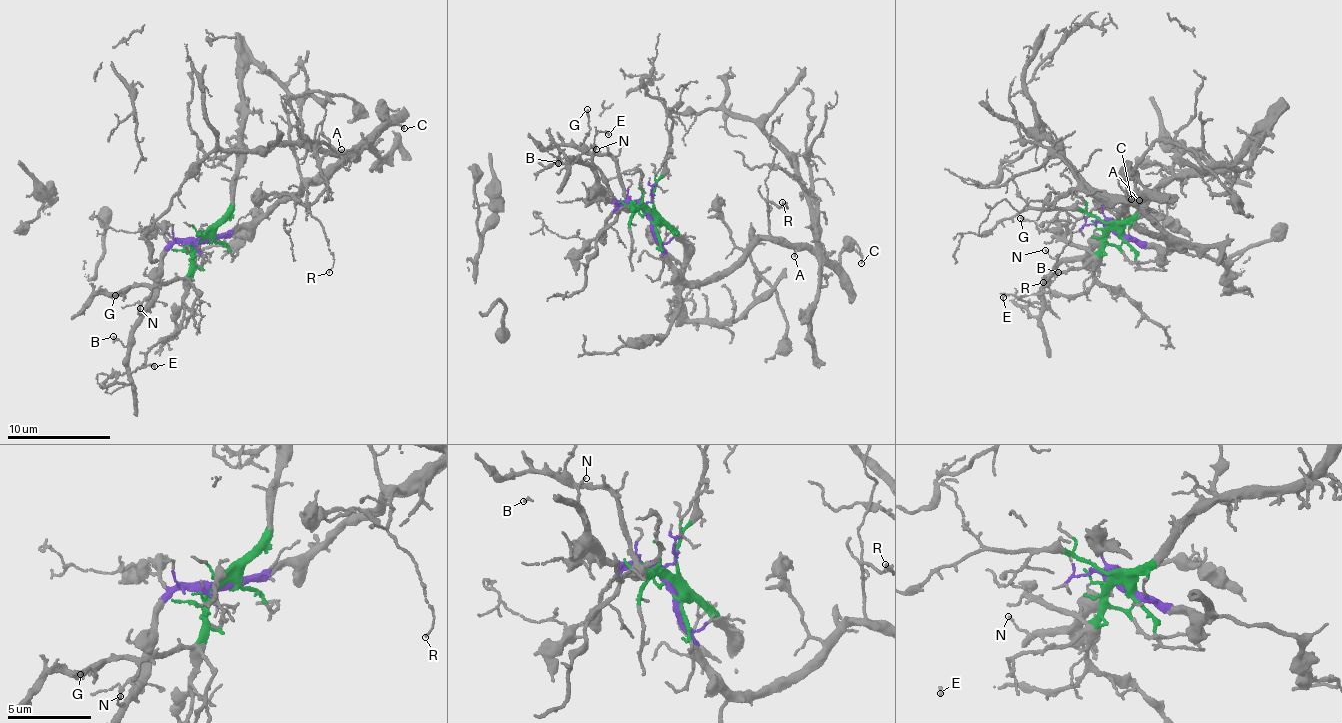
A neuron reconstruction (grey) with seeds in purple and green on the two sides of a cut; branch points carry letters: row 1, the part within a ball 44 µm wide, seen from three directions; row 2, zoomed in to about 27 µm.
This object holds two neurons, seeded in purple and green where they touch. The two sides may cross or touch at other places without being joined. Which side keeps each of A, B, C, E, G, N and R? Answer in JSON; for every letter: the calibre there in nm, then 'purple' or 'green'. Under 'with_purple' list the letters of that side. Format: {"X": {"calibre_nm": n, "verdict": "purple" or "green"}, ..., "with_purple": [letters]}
{"A": {"calibre_nm": 90, "verdict": "purple"}, "B": {"calibre_nm": 160, "verdict": "purple"}, "C": {"calibre_nm": 130, "verdict": "purple"}, "E": {"calibre_nm": 140, "verdict": "green"}, "G": {"calibre_nm": 170, "verdict": "green"}, "N": {"calibre_nm": 100, "verdict": "purple"}, "R": {"calibre_nm": 90, "verdict": "purple"}, "with_purple": ["A", "B", "C", "N", "R"]}

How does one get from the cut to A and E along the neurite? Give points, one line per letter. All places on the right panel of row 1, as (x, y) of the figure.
A: (1114, 230), (1149, 242), (1163, 252), (1167, 249), (1163, 239), (1119, 209), (1133, 198), (1138, 201)
E: (1114, 230), (1106, 233), (1093, 283), (1081, 293), (1053, 292), (1002, 298)

